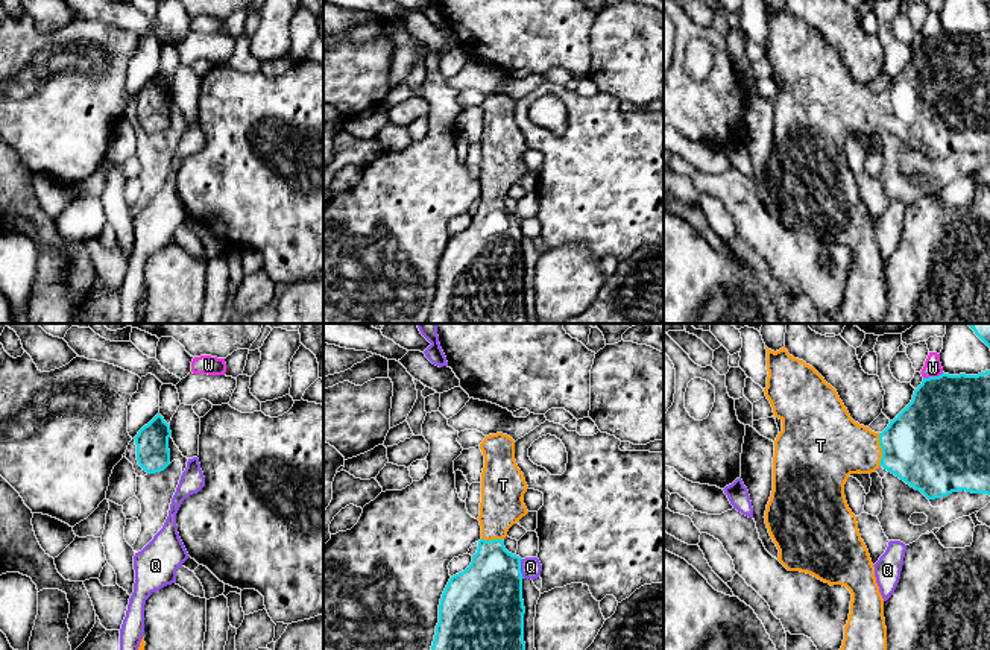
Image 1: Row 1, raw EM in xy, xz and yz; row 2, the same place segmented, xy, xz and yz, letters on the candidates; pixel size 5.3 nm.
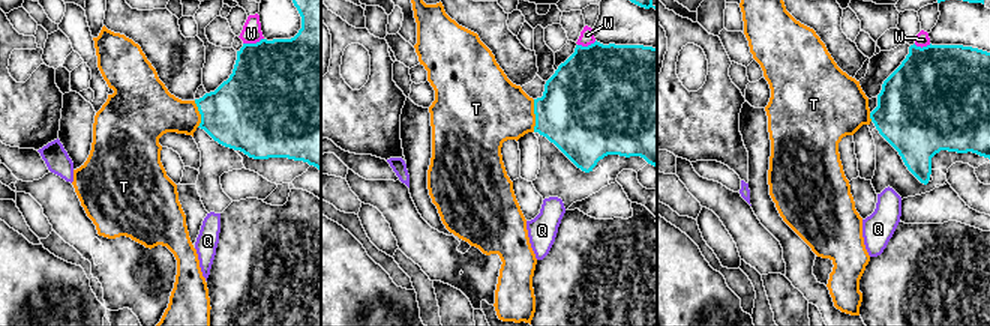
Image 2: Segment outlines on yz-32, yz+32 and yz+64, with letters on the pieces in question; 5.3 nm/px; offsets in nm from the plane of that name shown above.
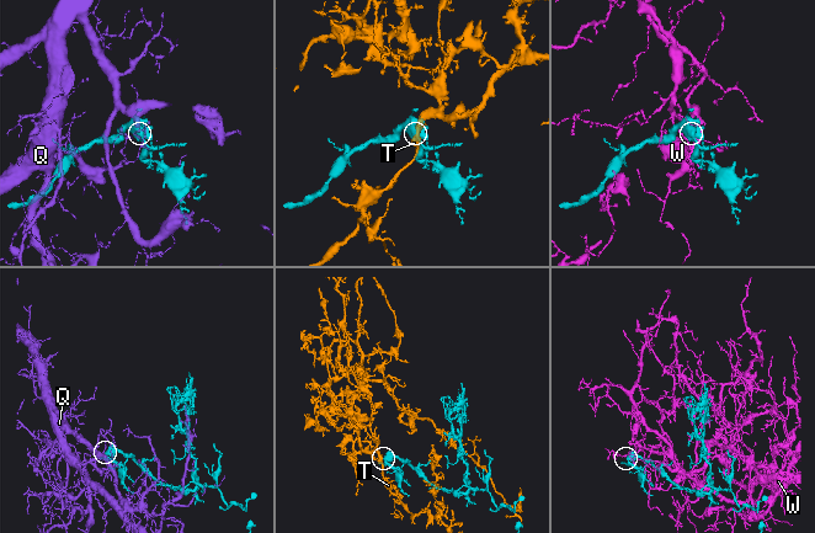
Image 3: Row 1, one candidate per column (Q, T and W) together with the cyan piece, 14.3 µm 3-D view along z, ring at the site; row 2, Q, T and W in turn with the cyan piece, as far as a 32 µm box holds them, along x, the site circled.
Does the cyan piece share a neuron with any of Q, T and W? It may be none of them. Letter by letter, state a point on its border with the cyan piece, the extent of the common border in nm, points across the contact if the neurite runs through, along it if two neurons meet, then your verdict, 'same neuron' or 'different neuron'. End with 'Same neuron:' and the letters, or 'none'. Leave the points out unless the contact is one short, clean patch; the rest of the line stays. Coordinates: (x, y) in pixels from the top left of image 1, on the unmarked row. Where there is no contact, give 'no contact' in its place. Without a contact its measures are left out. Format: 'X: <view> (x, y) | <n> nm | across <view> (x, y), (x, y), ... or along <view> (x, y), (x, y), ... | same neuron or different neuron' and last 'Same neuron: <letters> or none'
Q: xz (520, 228) | 110 nm | different neuron
T: yz (882, 110) | 180 nm | across yz (930, 105), (882, 110), (858, 110), (835, 105) | same neuron
W: yz (933, 37) | 120 nm | different neuron
Same neuron: T

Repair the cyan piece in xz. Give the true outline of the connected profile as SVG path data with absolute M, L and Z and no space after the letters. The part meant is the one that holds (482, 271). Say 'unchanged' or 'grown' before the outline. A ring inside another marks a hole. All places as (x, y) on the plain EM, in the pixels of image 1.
grown; M489 94L480 109L484 115L478 176L481 199L471 225L452 235L442 254L439 282L425 323L527 323L521 217L509 213L503 199L528 173L522 159L528 146L516 125L510 96Z

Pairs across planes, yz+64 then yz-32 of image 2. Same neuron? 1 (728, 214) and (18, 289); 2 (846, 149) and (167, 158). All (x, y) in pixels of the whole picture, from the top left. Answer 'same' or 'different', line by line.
1: different
2: same

